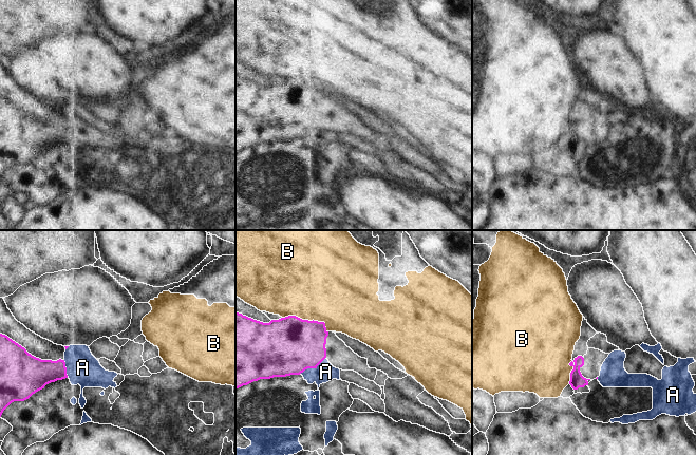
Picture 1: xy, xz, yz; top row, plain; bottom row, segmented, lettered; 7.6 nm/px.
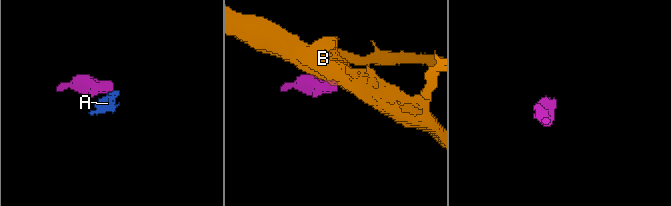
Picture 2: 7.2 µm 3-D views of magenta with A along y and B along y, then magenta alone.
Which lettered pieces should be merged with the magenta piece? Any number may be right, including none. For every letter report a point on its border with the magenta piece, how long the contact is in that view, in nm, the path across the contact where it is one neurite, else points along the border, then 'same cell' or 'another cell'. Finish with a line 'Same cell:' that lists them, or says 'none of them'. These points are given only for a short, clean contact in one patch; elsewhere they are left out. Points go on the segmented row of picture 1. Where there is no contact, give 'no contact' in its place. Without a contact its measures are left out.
A: meets magenta in xz at (313, 367); contact 240 nm long; border along xz (325, 357), (315, 367), (307, 367), (300, 373); another cell
B: meets magenta in xz at (307, 320); contact 360 nm long; another cell
Same cell: none of them

